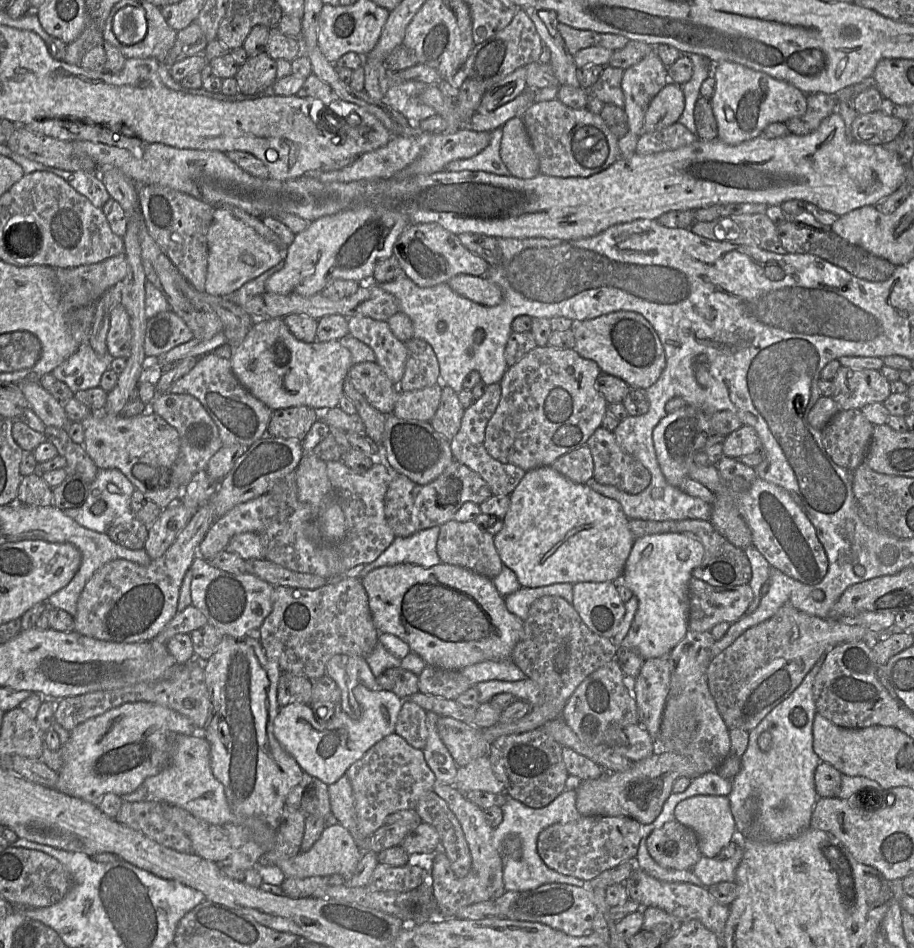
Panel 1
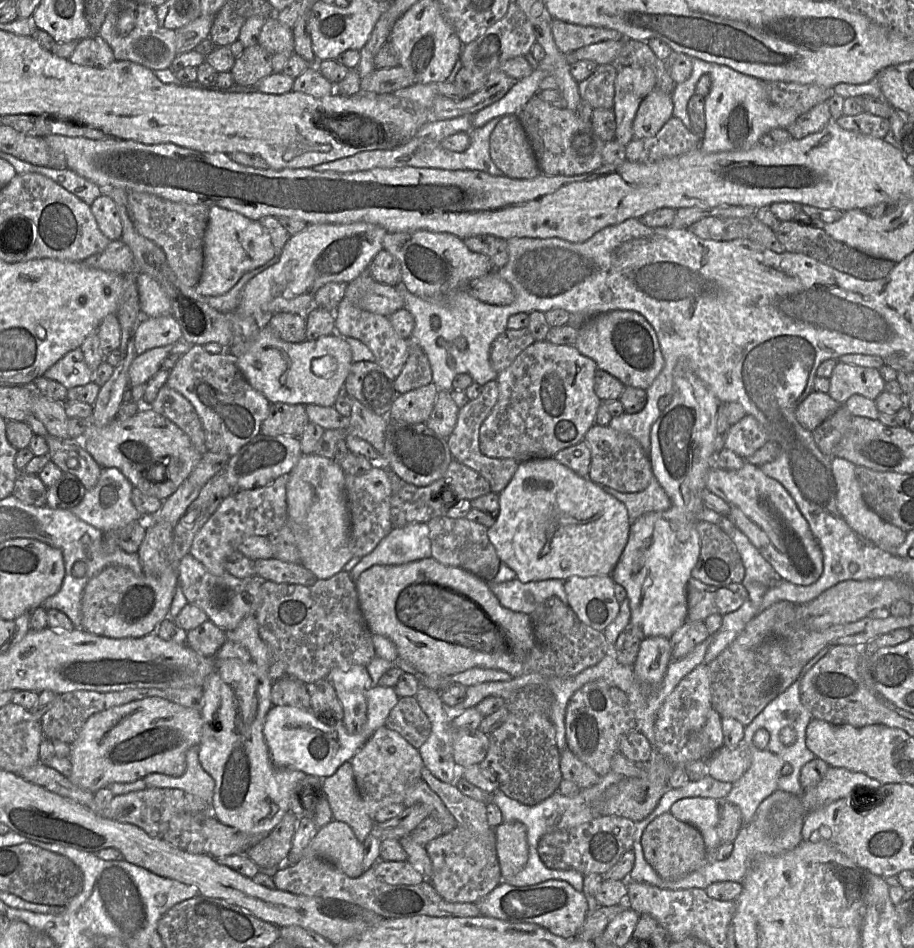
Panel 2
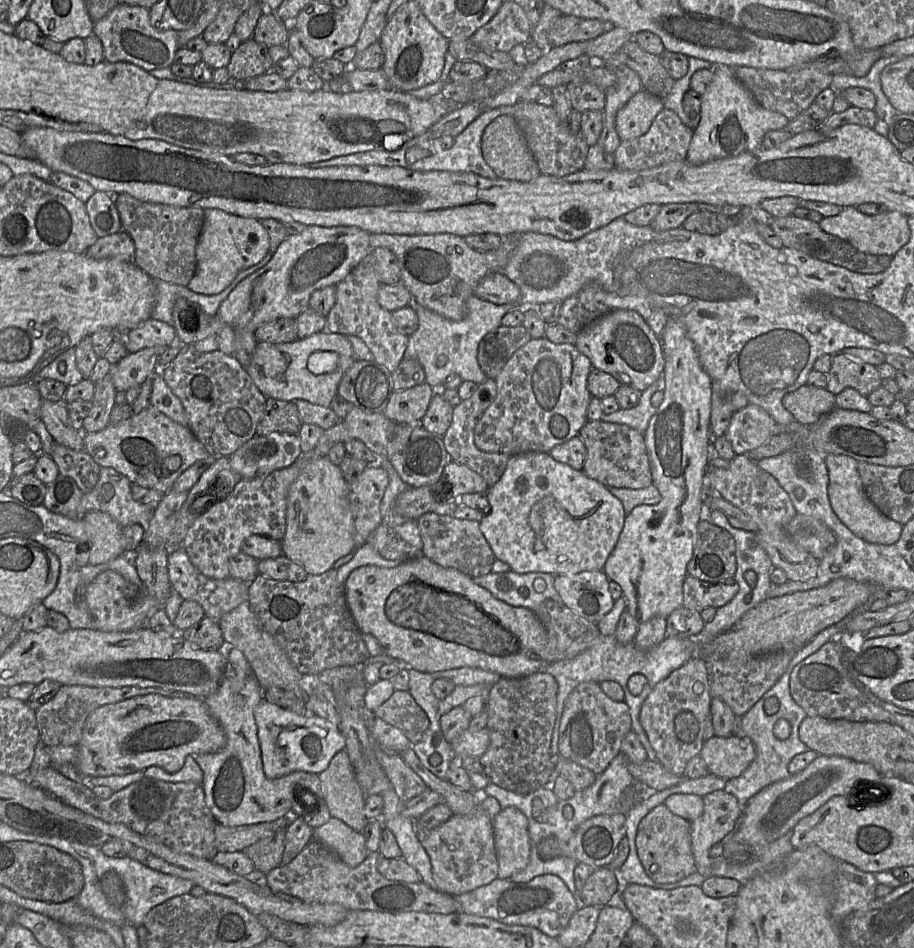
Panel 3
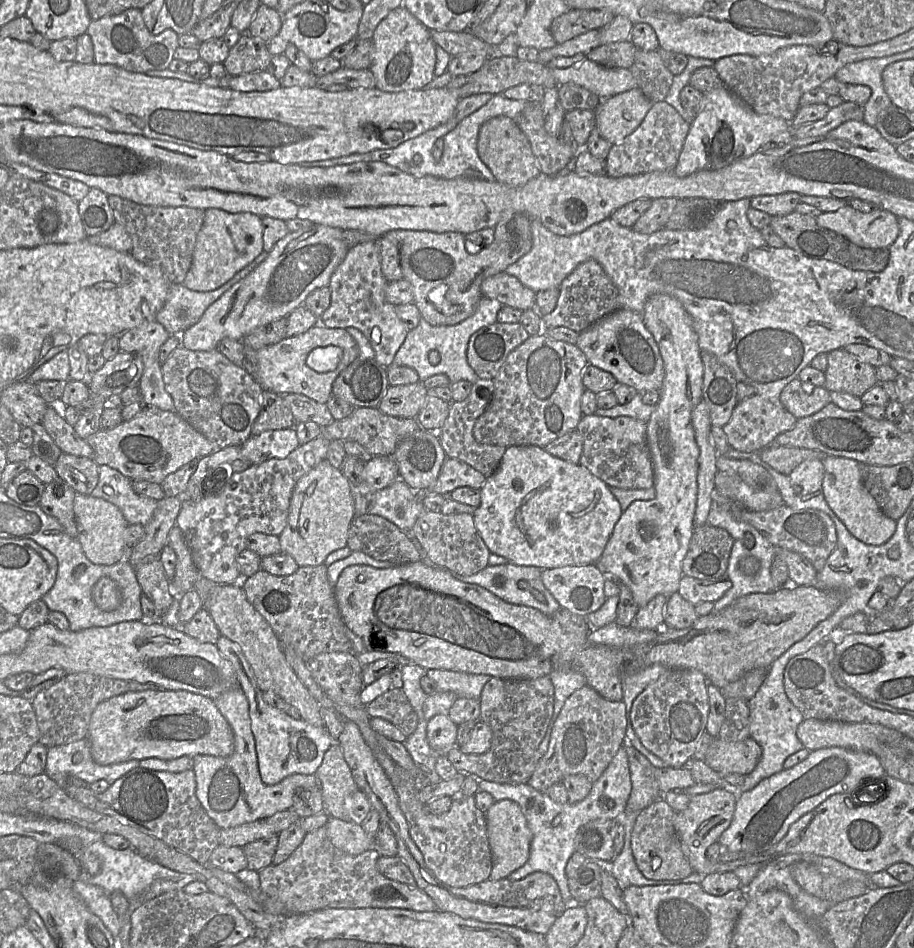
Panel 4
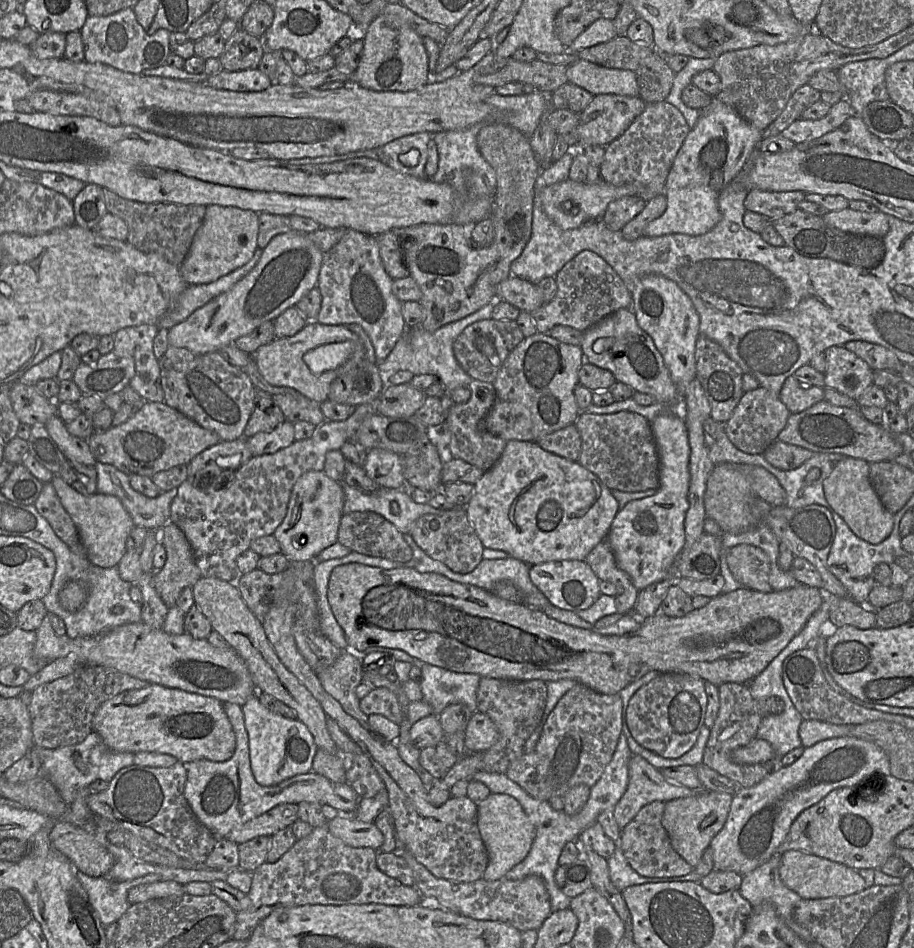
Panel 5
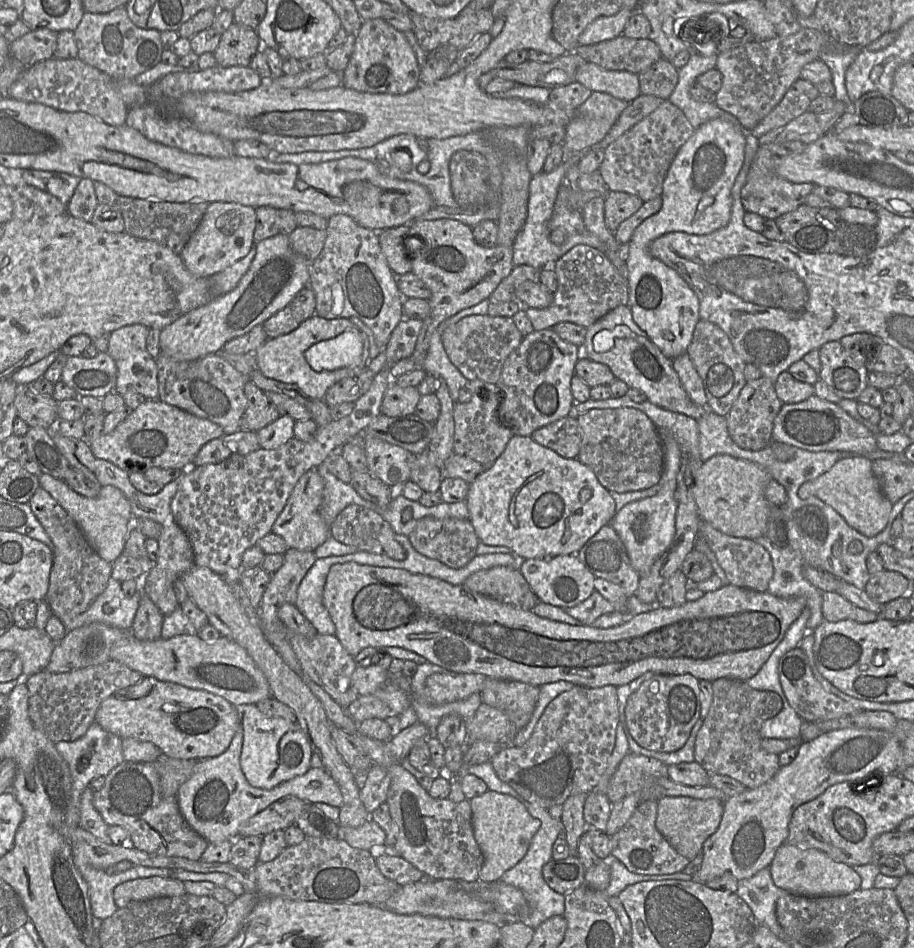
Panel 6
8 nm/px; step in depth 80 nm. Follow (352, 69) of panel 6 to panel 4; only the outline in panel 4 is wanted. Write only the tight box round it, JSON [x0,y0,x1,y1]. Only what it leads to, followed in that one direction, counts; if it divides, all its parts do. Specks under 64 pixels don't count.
[370,7,436,92]

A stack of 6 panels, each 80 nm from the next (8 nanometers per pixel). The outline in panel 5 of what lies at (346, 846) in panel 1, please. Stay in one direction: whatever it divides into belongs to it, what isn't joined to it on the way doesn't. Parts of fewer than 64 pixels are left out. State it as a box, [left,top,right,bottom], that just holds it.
[328,814,384,850]

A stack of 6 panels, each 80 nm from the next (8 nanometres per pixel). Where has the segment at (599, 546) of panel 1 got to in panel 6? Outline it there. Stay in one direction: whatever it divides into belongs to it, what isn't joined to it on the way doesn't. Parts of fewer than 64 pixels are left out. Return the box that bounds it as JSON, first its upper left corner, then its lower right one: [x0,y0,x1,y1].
[465,435,616,560]

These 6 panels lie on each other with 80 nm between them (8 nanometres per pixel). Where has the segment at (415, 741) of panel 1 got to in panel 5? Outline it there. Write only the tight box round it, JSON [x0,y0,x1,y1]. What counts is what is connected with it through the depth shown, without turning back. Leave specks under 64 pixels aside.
[360,687,405,725]

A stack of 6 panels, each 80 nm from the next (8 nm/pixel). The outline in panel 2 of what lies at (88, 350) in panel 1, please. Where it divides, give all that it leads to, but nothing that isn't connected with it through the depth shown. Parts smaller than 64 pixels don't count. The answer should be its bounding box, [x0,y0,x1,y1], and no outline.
[43,348,93,389]

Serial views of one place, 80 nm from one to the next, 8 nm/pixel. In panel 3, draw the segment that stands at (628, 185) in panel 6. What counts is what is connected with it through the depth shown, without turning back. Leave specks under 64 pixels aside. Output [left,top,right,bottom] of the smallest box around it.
[613,107,693,171]

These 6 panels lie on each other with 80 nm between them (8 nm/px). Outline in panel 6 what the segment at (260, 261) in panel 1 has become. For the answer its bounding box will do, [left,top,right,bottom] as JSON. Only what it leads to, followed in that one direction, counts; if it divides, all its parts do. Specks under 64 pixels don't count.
[180,202,256,278]

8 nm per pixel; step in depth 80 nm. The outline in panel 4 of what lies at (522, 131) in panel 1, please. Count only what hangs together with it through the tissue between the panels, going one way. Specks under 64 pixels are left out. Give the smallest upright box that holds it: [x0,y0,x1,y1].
[477,116,541,187]

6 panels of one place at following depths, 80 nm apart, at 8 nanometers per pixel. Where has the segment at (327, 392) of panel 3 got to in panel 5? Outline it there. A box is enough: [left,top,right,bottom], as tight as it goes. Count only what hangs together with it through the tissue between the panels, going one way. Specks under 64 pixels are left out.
[254,320,366,403]

